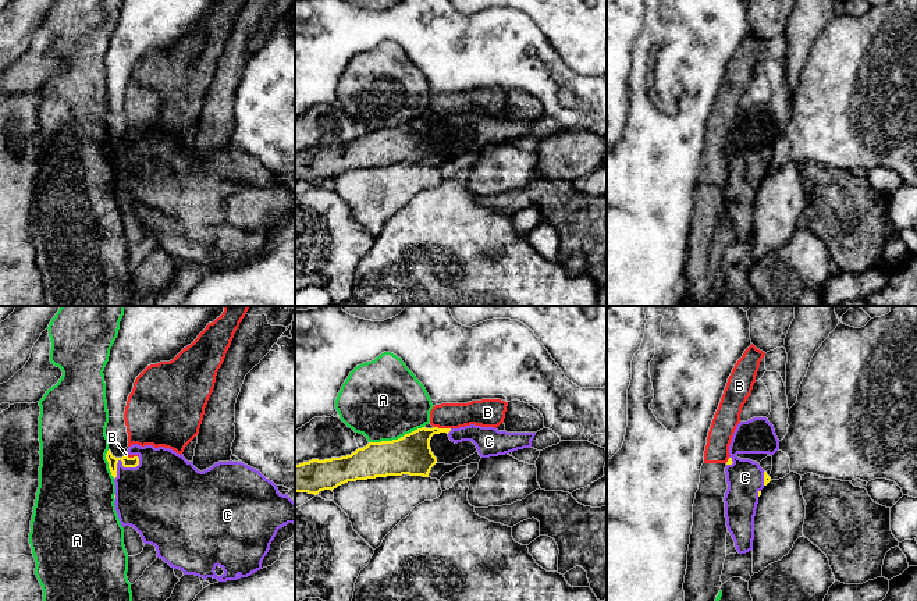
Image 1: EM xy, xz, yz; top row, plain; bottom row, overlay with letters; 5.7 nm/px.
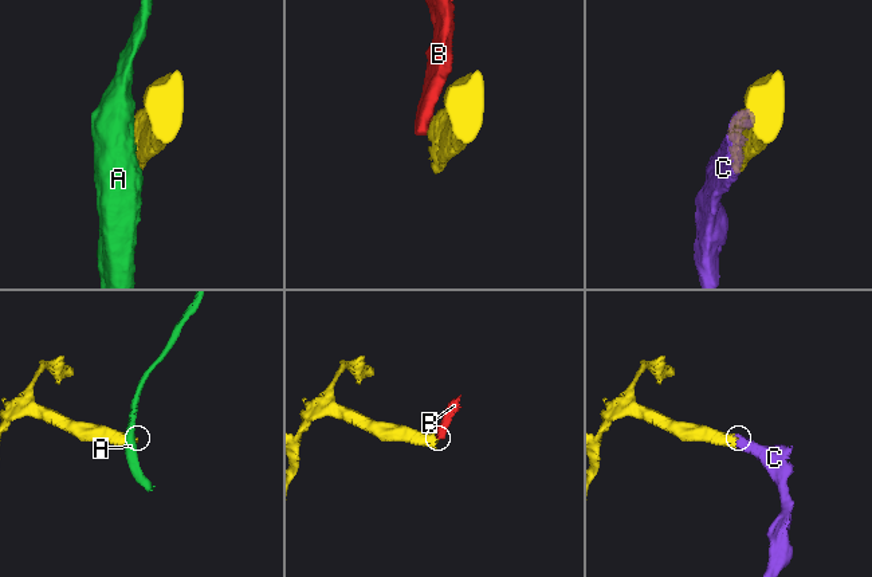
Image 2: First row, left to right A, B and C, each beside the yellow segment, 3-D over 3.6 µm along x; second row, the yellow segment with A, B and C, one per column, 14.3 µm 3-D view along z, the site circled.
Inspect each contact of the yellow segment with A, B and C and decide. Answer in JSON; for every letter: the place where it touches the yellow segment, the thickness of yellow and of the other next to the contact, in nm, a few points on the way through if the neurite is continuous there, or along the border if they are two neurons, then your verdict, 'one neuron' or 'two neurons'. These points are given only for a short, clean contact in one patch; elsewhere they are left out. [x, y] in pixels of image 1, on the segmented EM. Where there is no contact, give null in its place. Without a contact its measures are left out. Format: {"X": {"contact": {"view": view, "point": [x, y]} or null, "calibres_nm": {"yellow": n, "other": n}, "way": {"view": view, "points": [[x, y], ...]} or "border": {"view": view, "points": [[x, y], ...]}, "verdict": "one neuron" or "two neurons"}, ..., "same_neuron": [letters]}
{"A": {"contact": {"view": "xz", "point": [395, 440]}, "calibres_nm": {"yellow": 220, "other": 460}, "verdict": "two neurons"}, "B": {"contact": {"view": "xz", "point": [441, 429]}, "calibres_nm": {"yellow": 220, "other": 140}, "border": {"view": "xz", "points": [[433, 426], [450, 429]]}, "verdict": "two neurons"}, "C": {"contact": {"view": "xy", "point": [123, 463]}, "calibres_nm": {"yellow": 60, "other": 400}, "verdict": "one neuron"}, "same_neuron": ["C"]}

